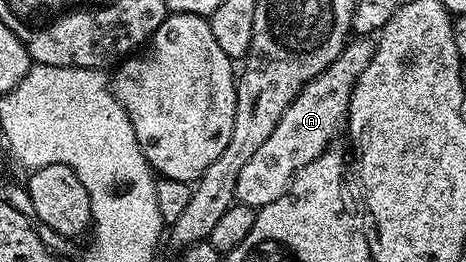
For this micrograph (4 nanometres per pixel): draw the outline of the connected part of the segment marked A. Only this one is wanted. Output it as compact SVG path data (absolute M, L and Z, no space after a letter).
M357 37L345 44L343 53L319 77L315 77L287 105L283 117L279 117L279 125L271 132L271 137L259 145L259 150L239 169L239 181L235 185L236 202L254 209L271 205L271 201L279 201L283 193L289 190L293 178L303 169L303 165L311 165L315 157L319 157L330 146L329 143L337 134L342 134L347 123L349 102L357 79L367 69L373 57L375 43L369 37Z

